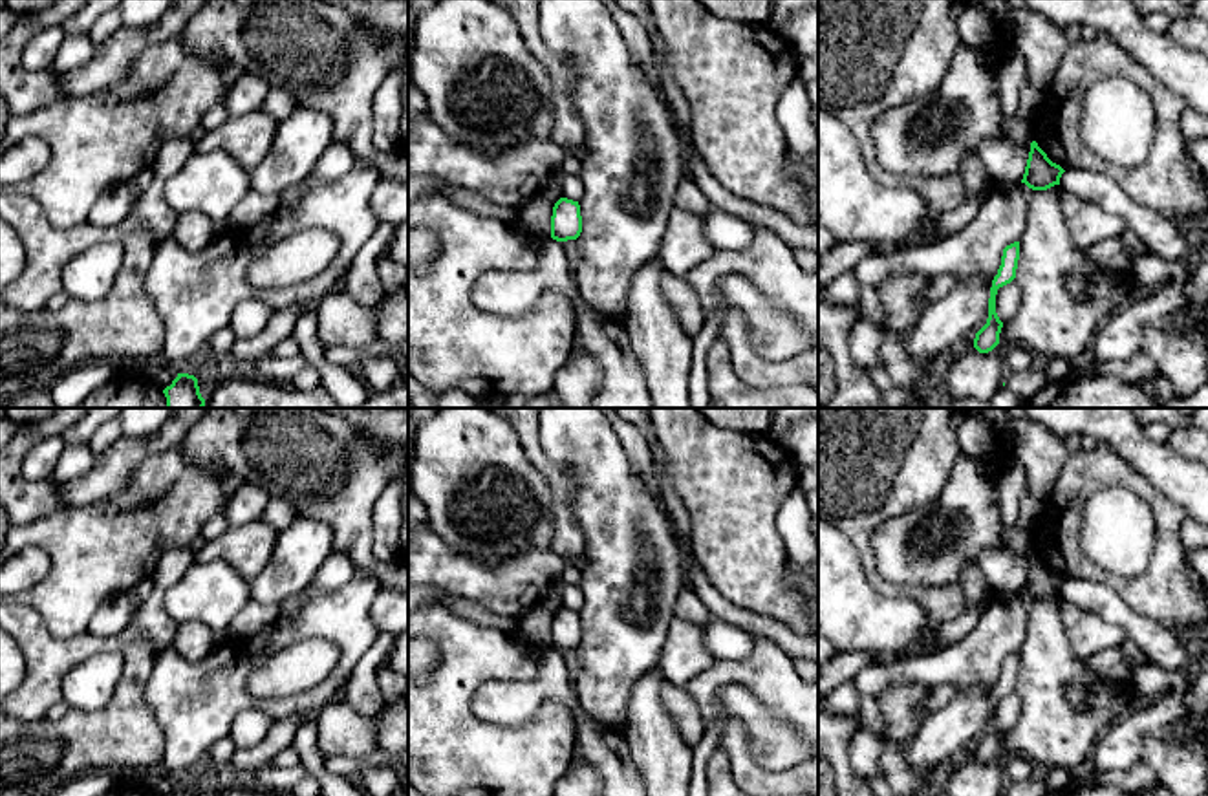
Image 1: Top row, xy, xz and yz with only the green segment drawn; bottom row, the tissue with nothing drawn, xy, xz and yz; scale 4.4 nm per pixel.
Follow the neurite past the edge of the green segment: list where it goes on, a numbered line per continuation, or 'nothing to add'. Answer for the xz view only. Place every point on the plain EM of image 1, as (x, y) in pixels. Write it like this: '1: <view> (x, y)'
nothing to add

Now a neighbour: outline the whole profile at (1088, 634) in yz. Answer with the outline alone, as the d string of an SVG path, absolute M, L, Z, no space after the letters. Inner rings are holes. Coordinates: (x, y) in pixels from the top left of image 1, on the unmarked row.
M1058 595L1058 606L1069 644L1078 659L1084 661L1106 648L1120 648L1126 640L1126 633L1118 626L1076 608L1063 595Z

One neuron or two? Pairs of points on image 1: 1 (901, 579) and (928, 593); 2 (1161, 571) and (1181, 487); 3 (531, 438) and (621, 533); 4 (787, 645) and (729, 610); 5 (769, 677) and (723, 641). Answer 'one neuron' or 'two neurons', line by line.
1: two neurons
2: two neurons
3: two neurons
4: one neuron
5: two neurons

